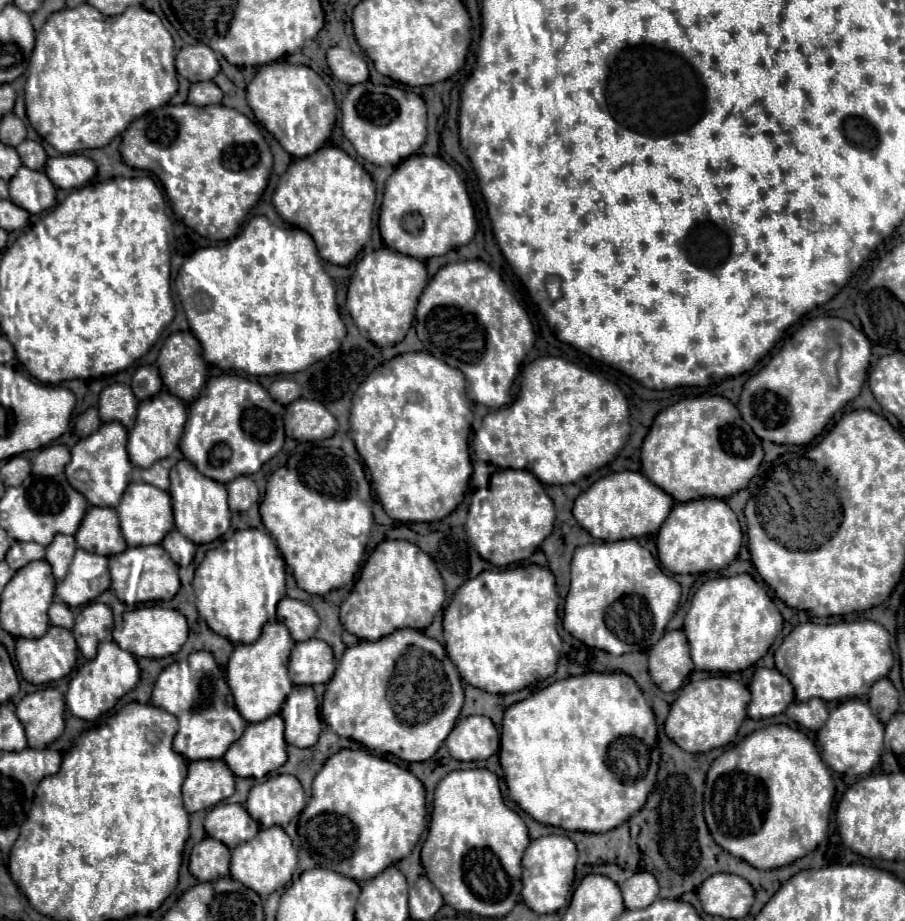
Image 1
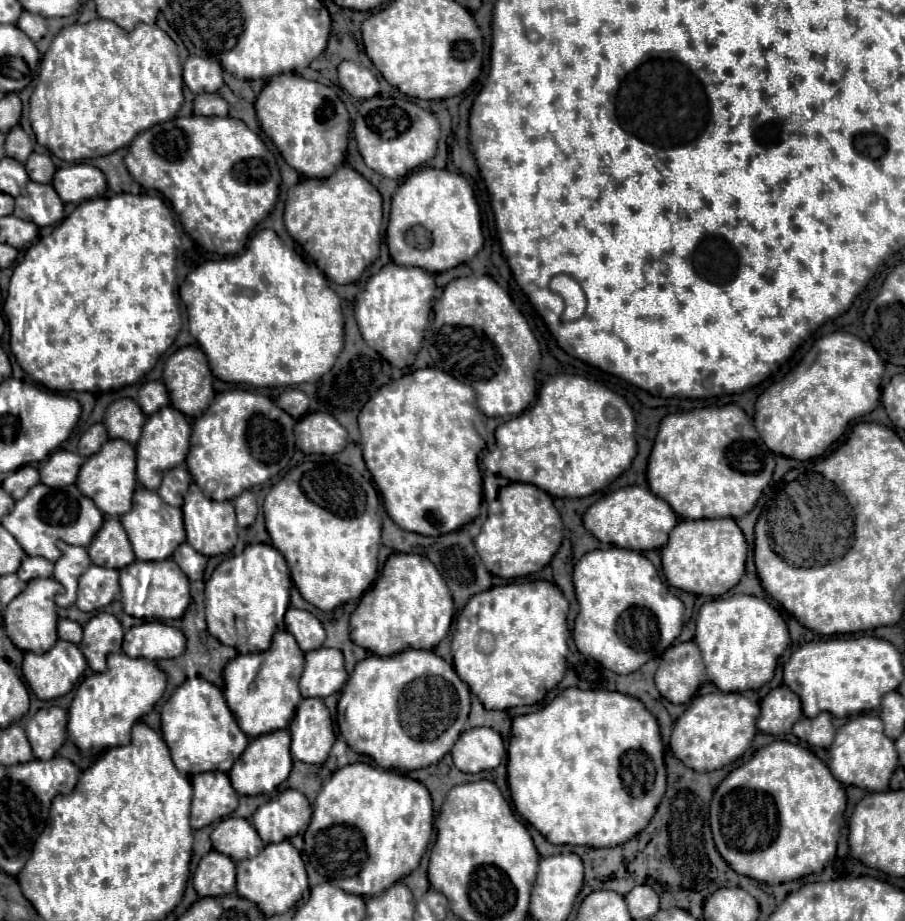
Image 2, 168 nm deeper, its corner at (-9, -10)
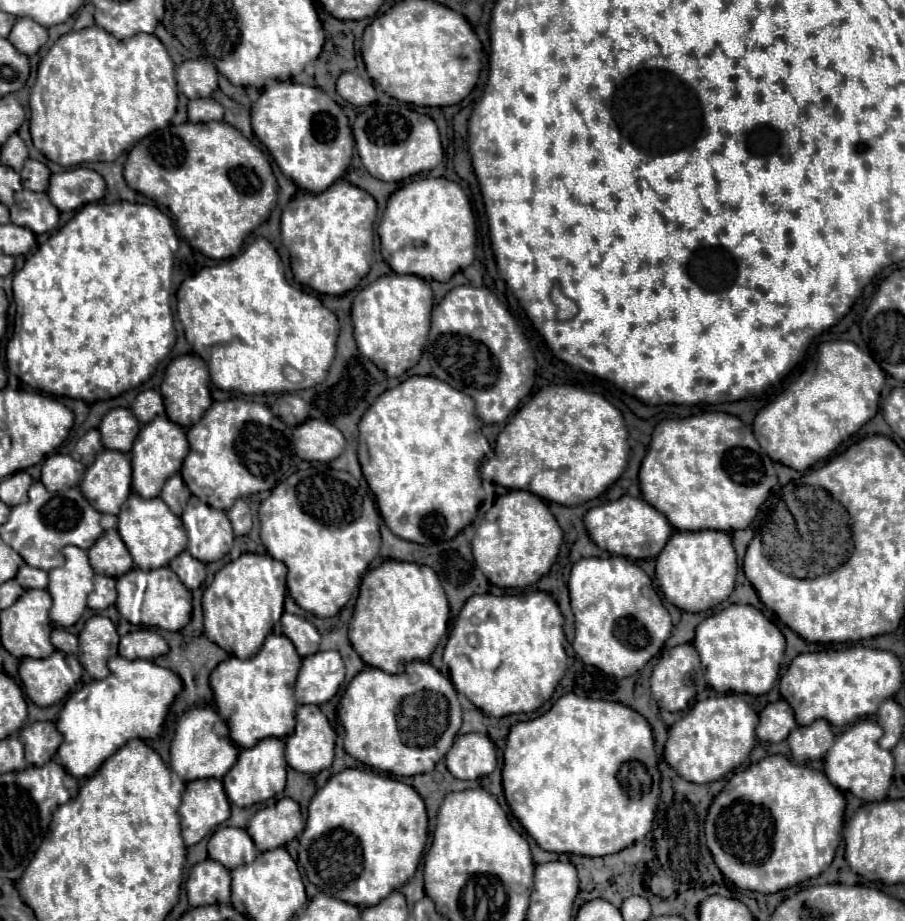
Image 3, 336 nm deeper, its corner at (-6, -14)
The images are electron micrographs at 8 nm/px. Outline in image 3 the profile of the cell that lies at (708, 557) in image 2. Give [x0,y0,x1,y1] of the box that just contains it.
[656,531,736,613]

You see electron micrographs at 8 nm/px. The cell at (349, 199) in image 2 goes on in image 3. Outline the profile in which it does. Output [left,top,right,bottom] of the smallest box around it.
[282,179,376,295]

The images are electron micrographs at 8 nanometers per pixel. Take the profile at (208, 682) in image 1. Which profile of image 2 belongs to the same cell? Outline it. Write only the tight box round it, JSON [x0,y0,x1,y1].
[161,677,249,777]

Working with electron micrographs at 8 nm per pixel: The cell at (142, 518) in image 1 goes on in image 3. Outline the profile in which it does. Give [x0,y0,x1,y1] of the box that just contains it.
[118,493,186,571]

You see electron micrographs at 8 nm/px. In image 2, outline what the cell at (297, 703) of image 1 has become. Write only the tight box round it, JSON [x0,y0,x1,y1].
[289,699,335,763]

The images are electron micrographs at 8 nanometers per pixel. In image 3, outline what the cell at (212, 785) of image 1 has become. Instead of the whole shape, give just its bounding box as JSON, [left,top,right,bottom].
[180,779,230,845]

